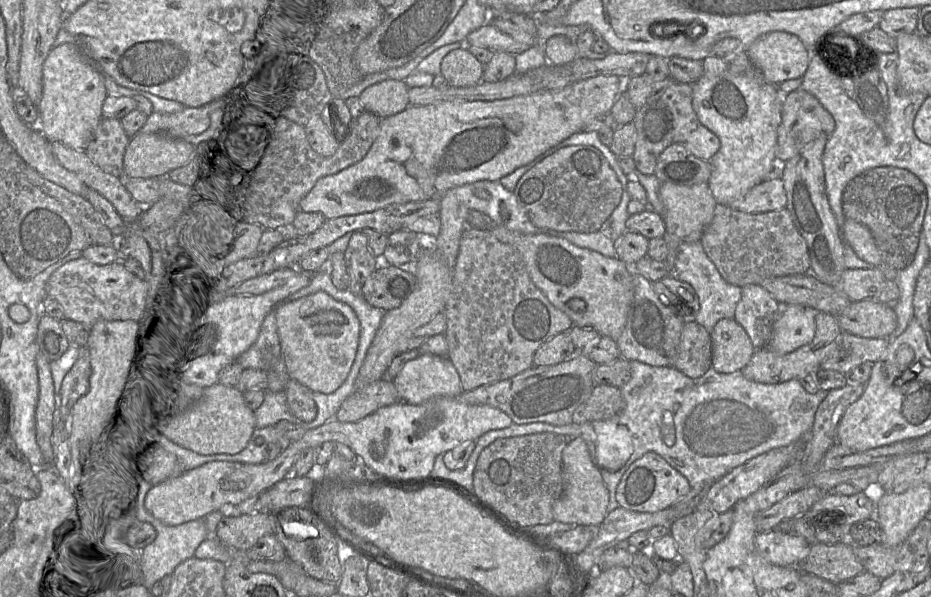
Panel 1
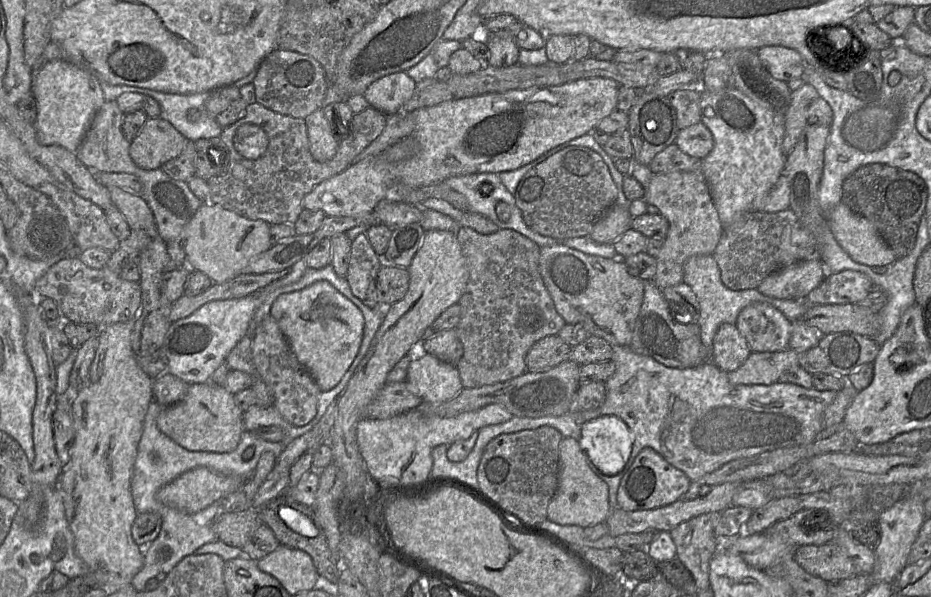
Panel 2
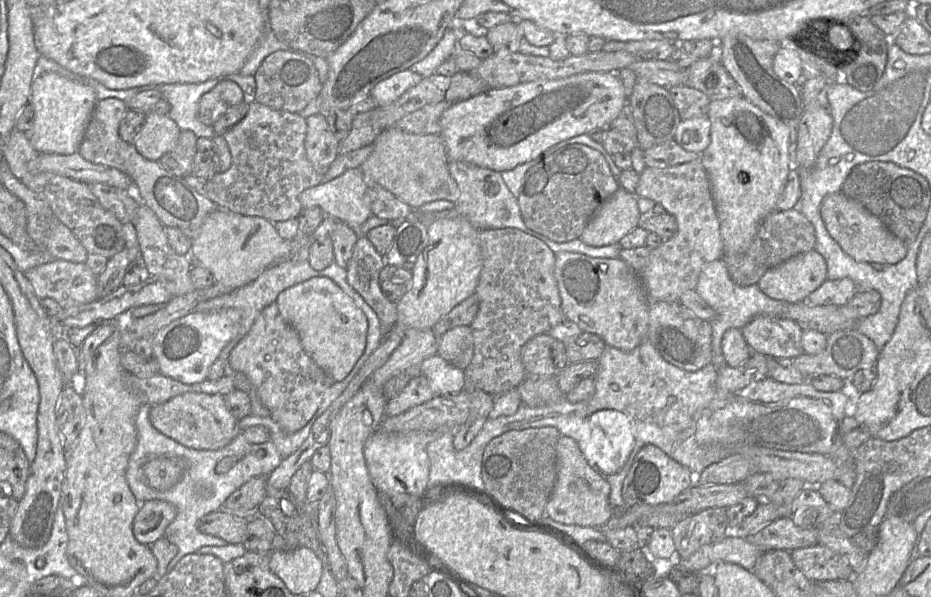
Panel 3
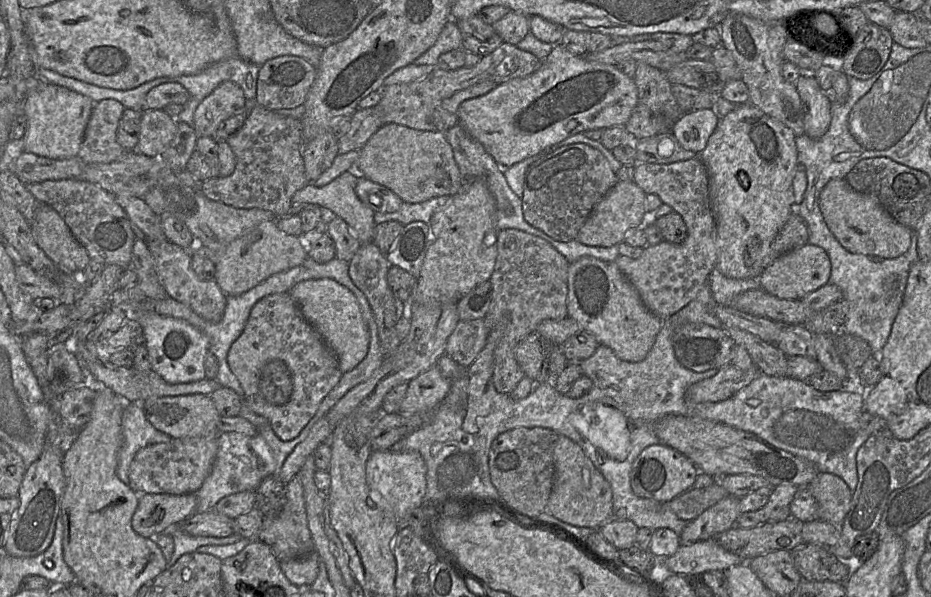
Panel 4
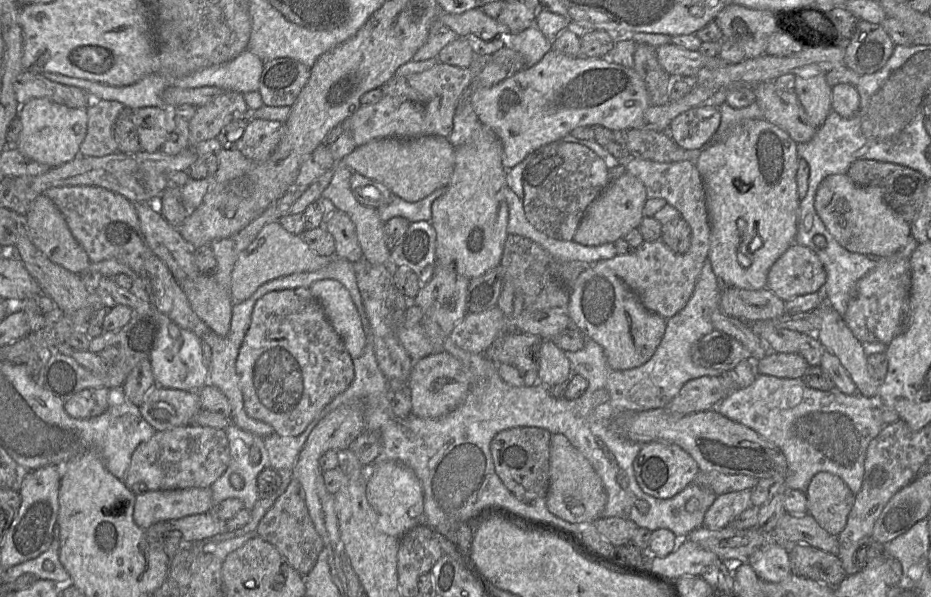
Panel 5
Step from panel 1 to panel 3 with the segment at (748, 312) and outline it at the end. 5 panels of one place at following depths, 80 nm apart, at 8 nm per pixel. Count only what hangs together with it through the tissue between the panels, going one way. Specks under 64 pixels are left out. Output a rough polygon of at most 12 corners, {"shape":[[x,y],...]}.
{"shape":[[759,315],[740,330],[753,353],[789,359],[804,353],[803,329]]}

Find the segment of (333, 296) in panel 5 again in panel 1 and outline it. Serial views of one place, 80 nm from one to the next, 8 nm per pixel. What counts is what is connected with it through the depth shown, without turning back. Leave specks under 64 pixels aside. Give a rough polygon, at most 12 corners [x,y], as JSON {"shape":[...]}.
{"shape":[[319,291],[275,310],[289,379],[334,392],[358,349],[353,309]]}

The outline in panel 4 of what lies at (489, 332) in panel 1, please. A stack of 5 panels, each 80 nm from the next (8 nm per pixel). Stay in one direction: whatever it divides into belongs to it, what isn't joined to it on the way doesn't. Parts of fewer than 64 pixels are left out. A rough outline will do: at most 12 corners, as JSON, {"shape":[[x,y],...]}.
{"shape":[[519,229],[497,233],[491,331],[493,384],[510,394],[526,376],[517,344],[567,314],[569,262]]}

